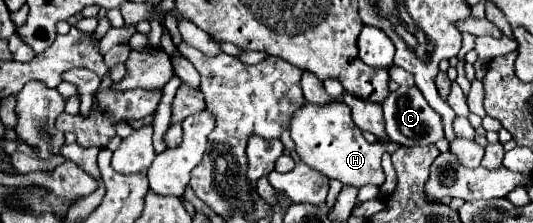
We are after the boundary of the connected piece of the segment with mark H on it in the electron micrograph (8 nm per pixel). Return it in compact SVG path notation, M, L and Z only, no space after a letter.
M306 102L294 112L294 122L290 124L290 136L296 144L296 154L304 164L318 170L328 178L336 178L348 186L364 184L384 184L384 170L380 166L380 156L386 152L382 144L370 144L358 126L354 126L350 108L344 102L328 102L326 106L314 106Z

